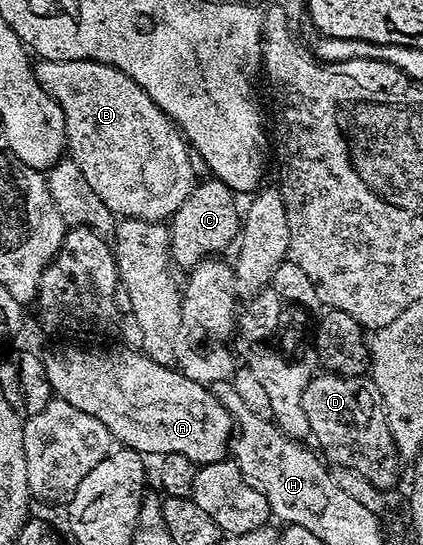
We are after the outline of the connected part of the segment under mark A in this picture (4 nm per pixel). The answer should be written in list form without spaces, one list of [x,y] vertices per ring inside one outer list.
[[[68,344],[45,357],[45,379],[61,400],[98,418],[113,439],[143,456],[183,454],[198,466],[229,455],[232,416],[211,387],[186,378],[177,369],[160,365],[135,347],[104,350]]]

